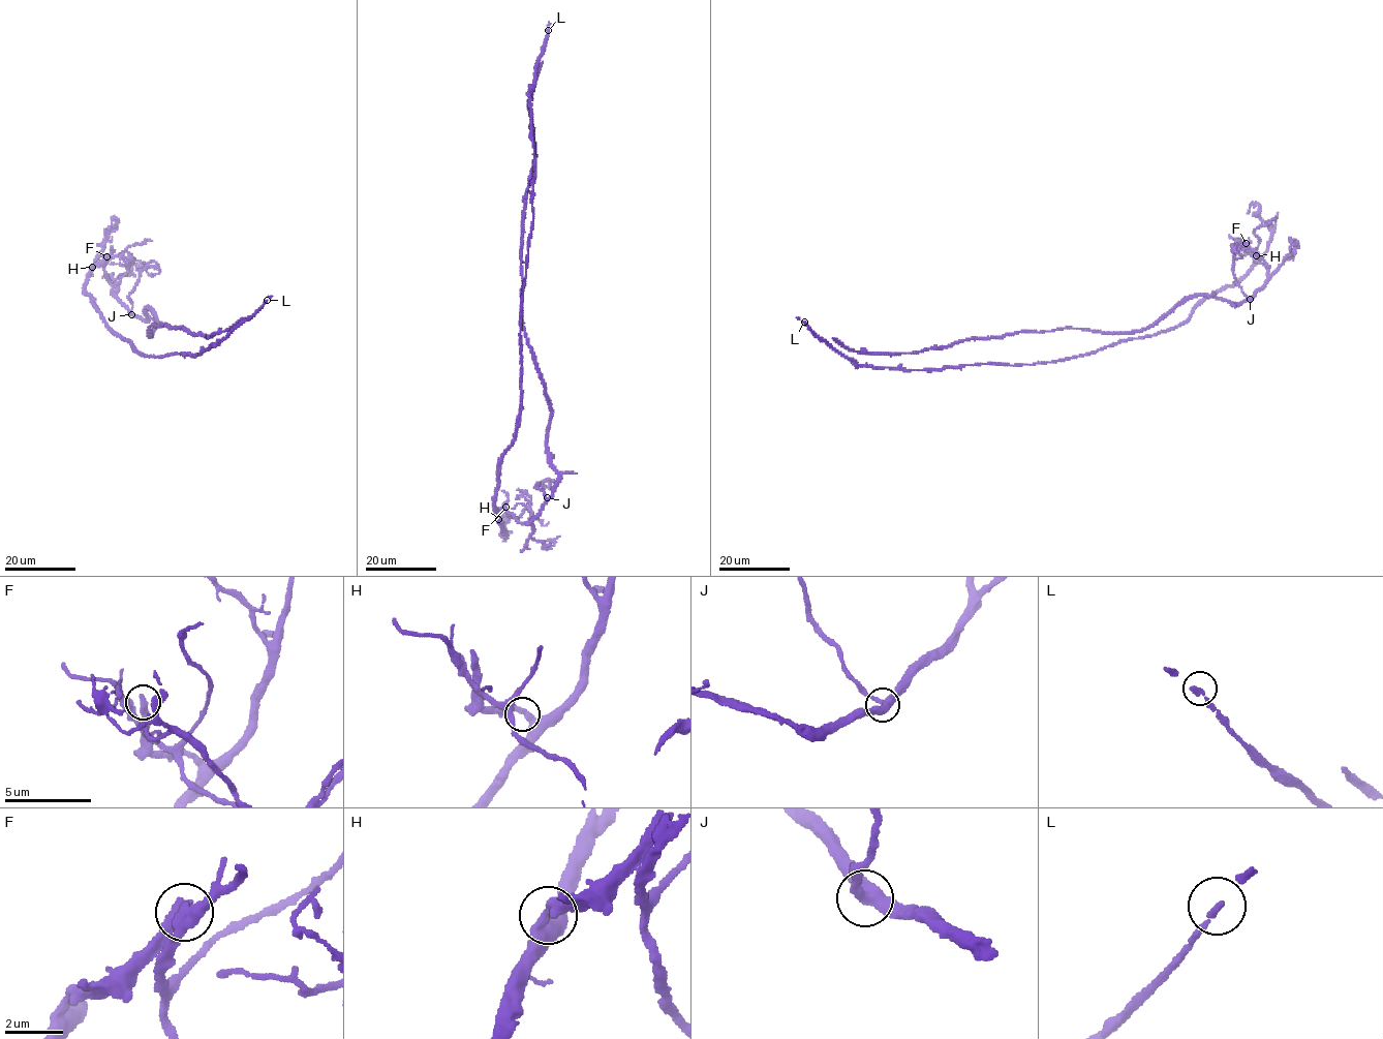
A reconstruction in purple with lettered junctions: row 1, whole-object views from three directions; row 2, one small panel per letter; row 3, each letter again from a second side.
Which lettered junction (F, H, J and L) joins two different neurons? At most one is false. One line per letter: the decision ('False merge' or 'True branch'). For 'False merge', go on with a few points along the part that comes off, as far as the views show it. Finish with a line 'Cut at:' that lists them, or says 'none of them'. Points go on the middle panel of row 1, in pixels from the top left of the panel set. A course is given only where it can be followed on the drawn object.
F: False merge. Course of the part to remove: (505, 507), (497, 521), (500, 465), (521, 395), (535, 174), (530, 90), (549, 22)
H: True branch
J: True branch
L: True branch
Cut at: F

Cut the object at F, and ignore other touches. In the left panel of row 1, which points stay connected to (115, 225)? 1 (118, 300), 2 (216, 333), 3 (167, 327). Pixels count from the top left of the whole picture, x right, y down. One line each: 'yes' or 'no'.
1: no
2: no
3: no

